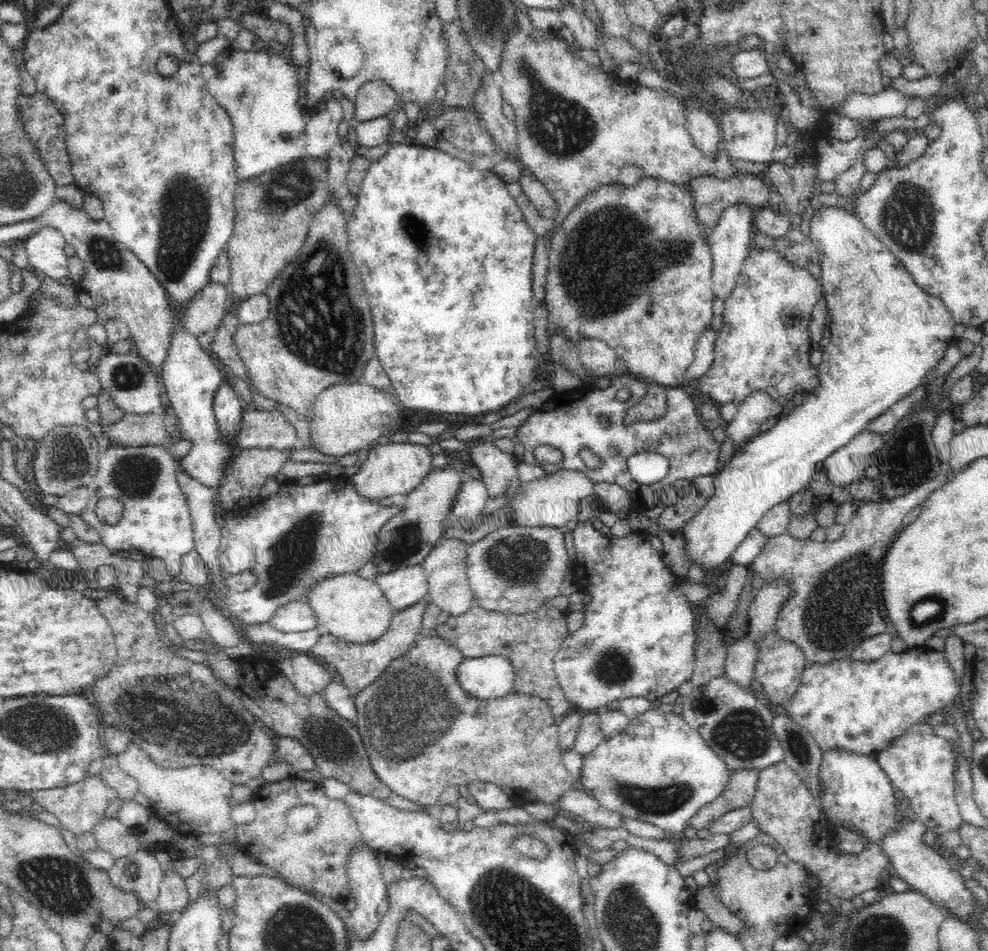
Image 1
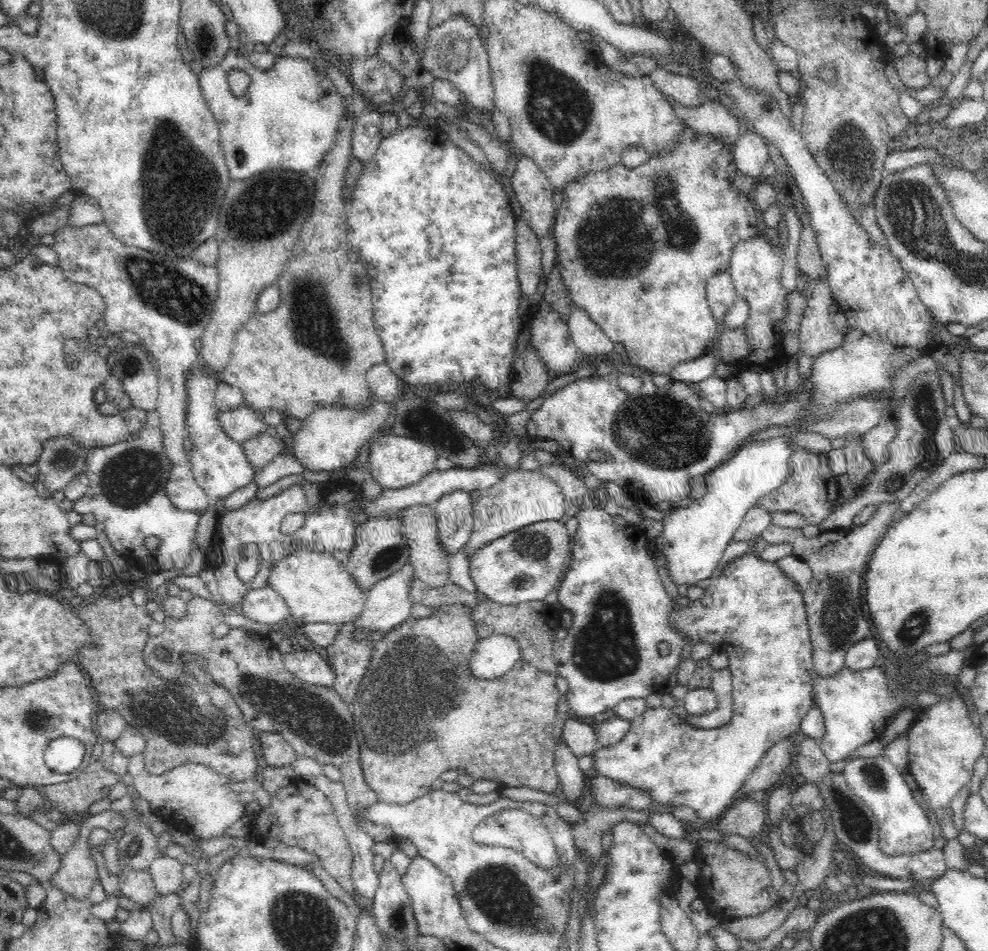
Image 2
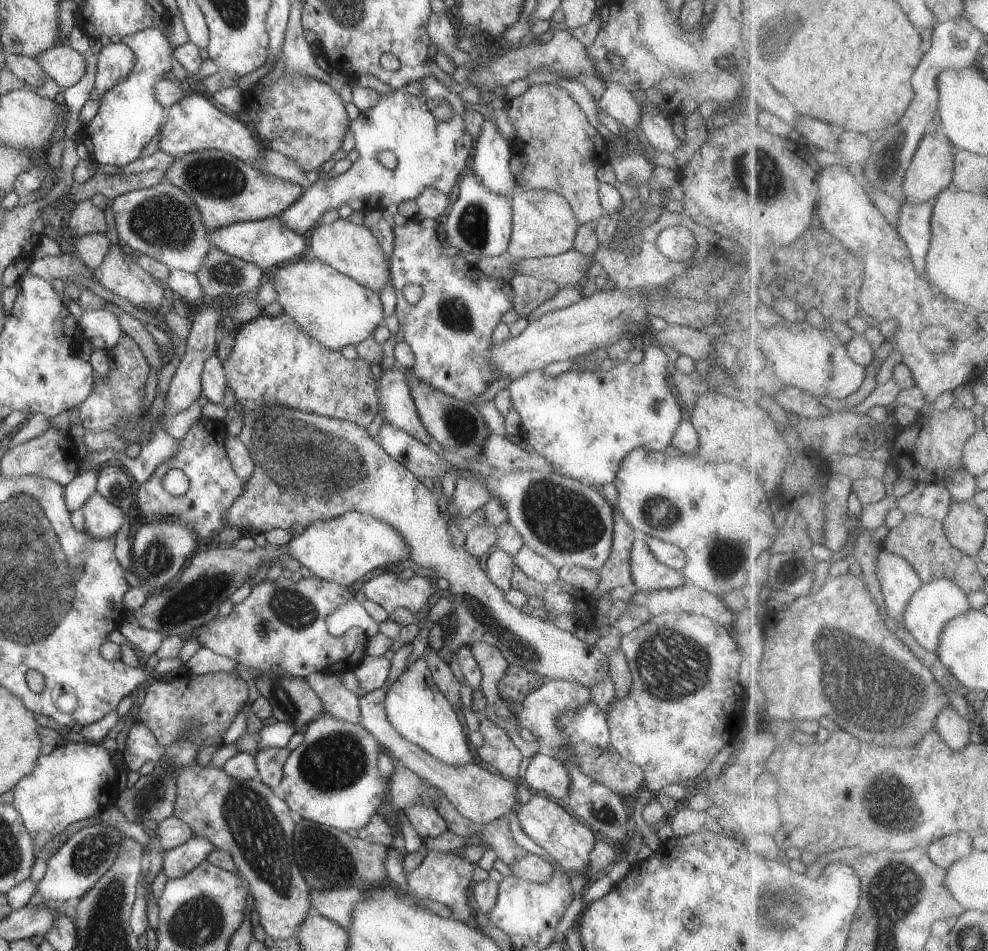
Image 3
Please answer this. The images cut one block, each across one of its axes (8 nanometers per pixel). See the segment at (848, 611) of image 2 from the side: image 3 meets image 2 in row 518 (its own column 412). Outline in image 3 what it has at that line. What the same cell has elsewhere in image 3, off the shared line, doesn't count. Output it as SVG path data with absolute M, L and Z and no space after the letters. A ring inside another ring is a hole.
M429 851L418 867L414 868L414 870L405 871L408 894L418 901L436 900L436 902L440 902L440 904L447 905L453 912L451 918L464 922L468 920L470 914L475 914L468 902L468 888L474 883L472 876L474 876L474 863L470 863L461 851Z

